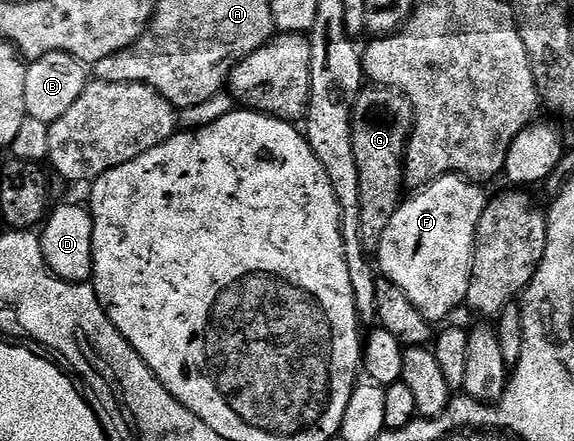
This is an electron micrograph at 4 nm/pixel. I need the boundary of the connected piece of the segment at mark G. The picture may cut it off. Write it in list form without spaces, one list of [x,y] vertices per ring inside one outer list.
[[[365,88],[356,97],[352,106],[352,147],[354,164],[358,164],[358,188],[360,189],[360,238],[365,247],[375,248],[382,240],[394,212],[400,207],[402,193],[400,185],[405,185],[404,148],[412,135],[412,106],[403,94],[392,88]]]

